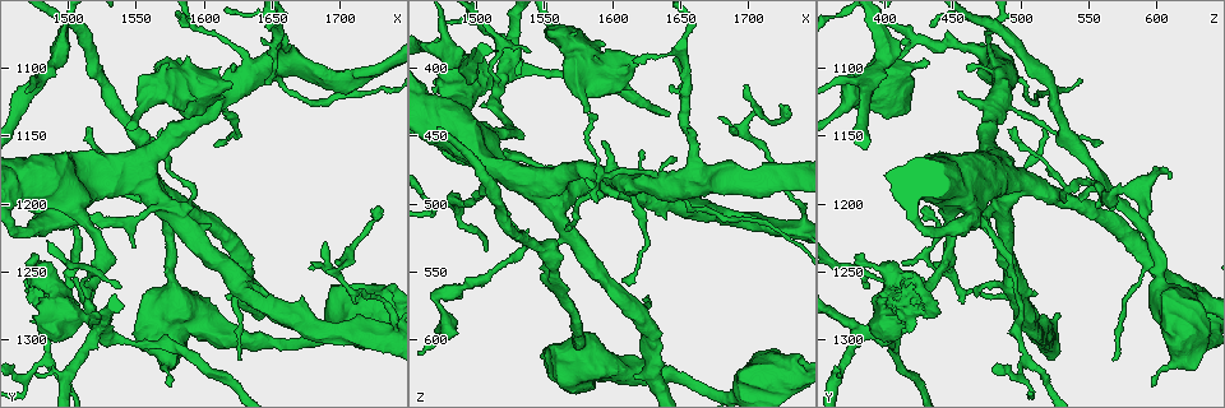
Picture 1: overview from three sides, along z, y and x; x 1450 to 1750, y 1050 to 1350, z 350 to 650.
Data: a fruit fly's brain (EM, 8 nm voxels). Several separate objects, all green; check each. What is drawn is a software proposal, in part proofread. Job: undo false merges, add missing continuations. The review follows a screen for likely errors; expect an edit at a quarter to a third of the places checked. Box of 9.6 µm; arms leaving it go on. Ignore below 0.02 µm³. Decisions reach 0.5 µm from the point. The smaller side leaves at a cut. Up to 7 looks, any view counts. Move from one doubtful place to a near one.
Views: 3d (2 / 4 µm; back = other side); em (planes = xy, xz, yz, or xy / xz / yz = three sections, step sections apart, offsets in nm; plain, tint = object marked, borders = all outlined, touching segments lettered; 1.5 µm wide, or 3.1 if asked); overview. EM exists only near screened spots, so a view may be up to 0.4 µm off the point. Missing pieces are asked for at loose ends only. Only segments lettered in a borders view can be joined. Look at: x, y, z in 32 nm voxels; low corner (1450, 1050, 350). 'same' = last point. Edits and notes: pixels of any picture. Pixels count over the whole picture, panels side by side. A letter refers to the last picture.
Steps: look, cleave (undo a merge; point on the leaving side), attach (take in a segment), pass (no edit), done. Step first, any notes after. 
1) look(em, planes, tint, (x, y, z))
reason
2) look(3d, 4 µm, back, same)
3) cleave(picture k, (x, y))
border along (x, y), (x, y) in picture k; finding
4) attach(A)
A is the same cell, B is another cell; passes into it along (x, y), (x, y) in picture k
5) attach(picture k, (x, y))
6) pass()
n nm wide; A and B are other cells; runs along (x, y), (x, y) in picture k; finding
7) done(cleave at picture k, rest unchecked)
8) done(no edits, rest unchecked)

look(3d, 2 µm, back, (1478, 1240, 376))
free end

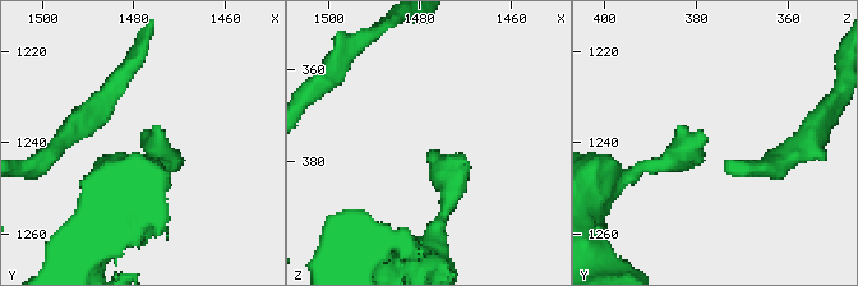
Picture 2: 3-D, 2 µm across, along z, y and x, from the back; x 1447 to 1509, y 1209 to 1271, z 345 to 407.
look(em, planes, borders, (1478, 1238, 378))

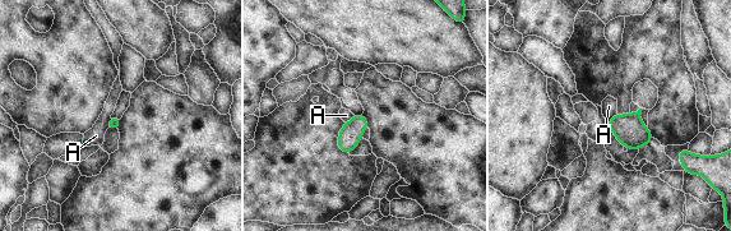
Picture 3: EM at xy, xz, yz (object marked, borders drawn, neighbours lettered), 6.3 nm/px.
pass()
A is another cell; border along (110, 116), (106, 128) in picture 3; none of them fits

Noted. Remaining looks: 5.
look(em, planes, borders, (1610, 1156, 558))
branch stops here

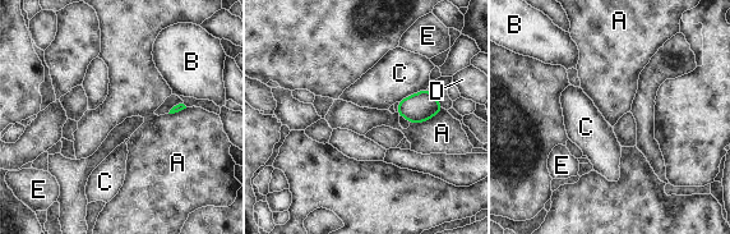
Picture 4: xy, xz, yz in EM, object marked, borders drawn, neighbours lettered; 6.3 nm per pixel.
pass()
A touches over 220 nm; A, B, C, D and E are other cells; border along (442, 108), (430, 118), (410, 123) in picture 4; none of them fits

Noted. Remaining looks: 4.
look(em, xz, step 8, borders, (1582, 1090, 430))
free end

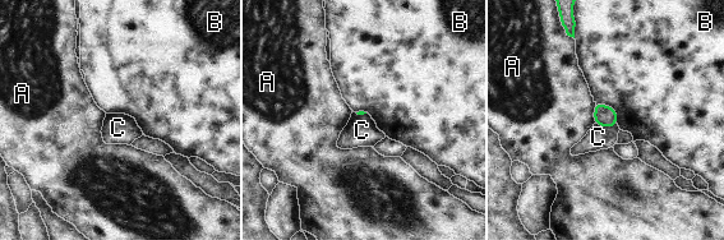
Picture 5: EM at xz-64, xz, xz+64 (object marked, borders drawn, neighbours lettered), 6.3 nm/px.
pass()
A, B and C are other cells; no lettered segment goes on from it

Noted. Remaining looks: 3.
done(no edits, rest unchecked)

